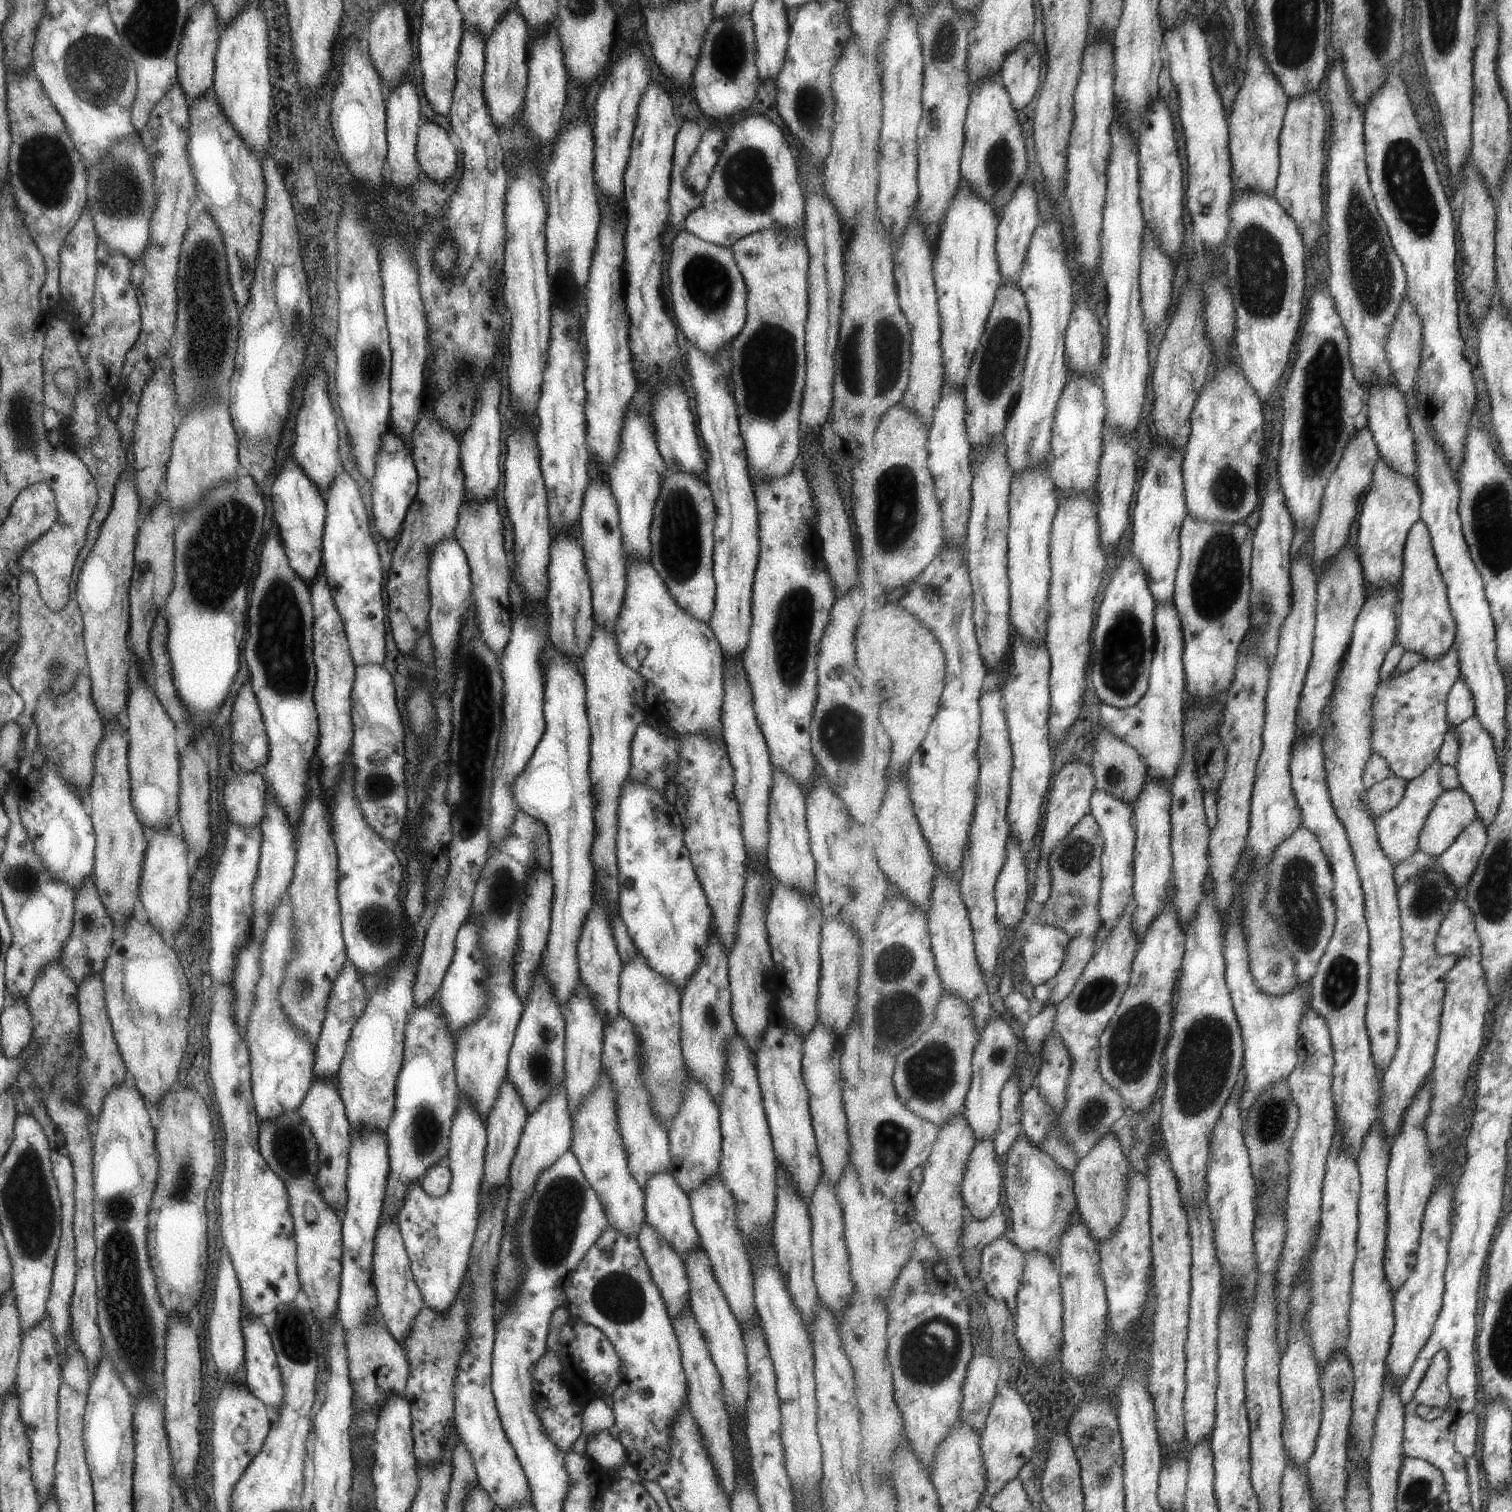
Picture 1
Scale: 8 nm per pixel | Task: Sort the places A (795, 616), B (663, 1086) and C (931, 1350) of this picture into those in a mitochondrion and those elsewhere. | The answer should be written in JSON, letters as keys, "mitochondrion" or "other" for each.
{"A":"mitochondrion","B":"mitochondrion","C":"mitochondrion"}

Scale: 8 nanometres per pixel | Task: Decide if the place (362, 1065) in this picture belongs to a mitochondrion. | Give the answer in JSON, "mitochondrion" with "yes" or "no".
{"mitochondrion":"no"}

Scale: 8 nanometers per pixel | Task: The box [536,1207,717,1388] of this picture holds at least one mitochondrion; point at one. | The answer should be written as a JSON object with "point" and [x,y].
{"point":[618,1298]}

